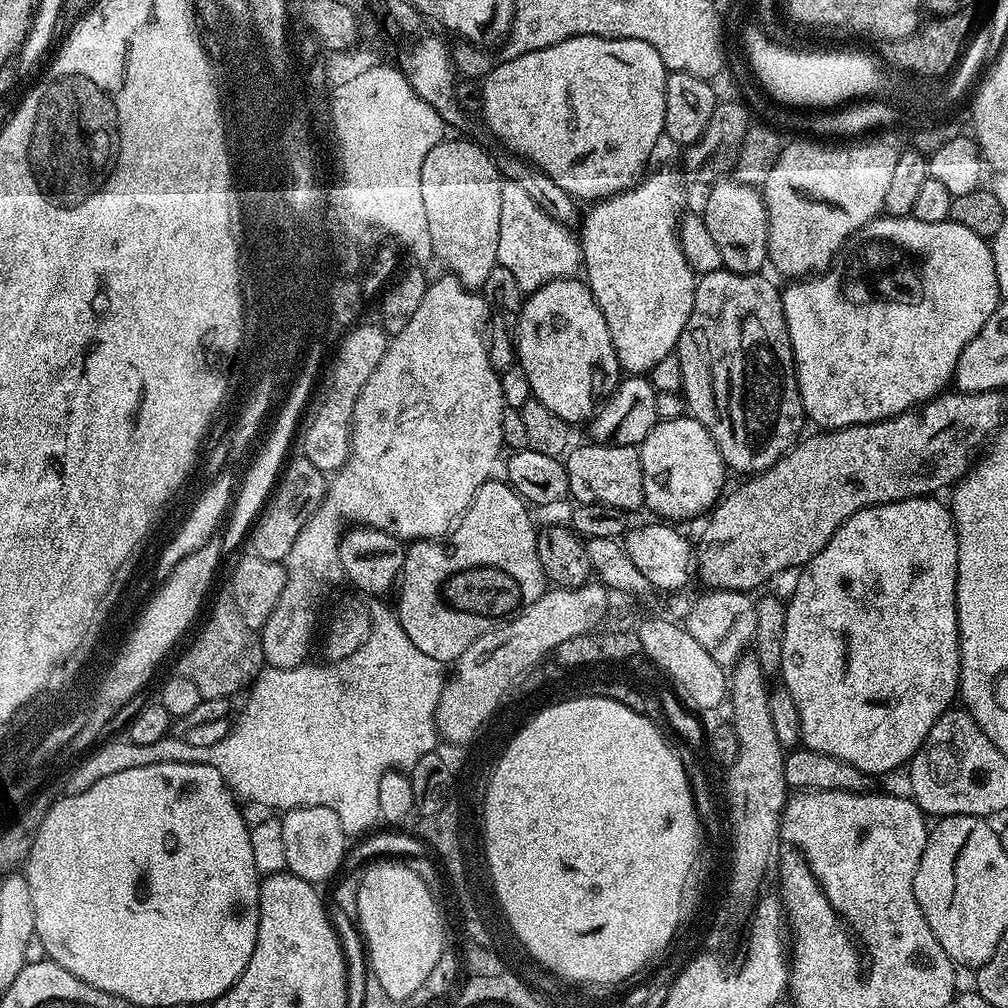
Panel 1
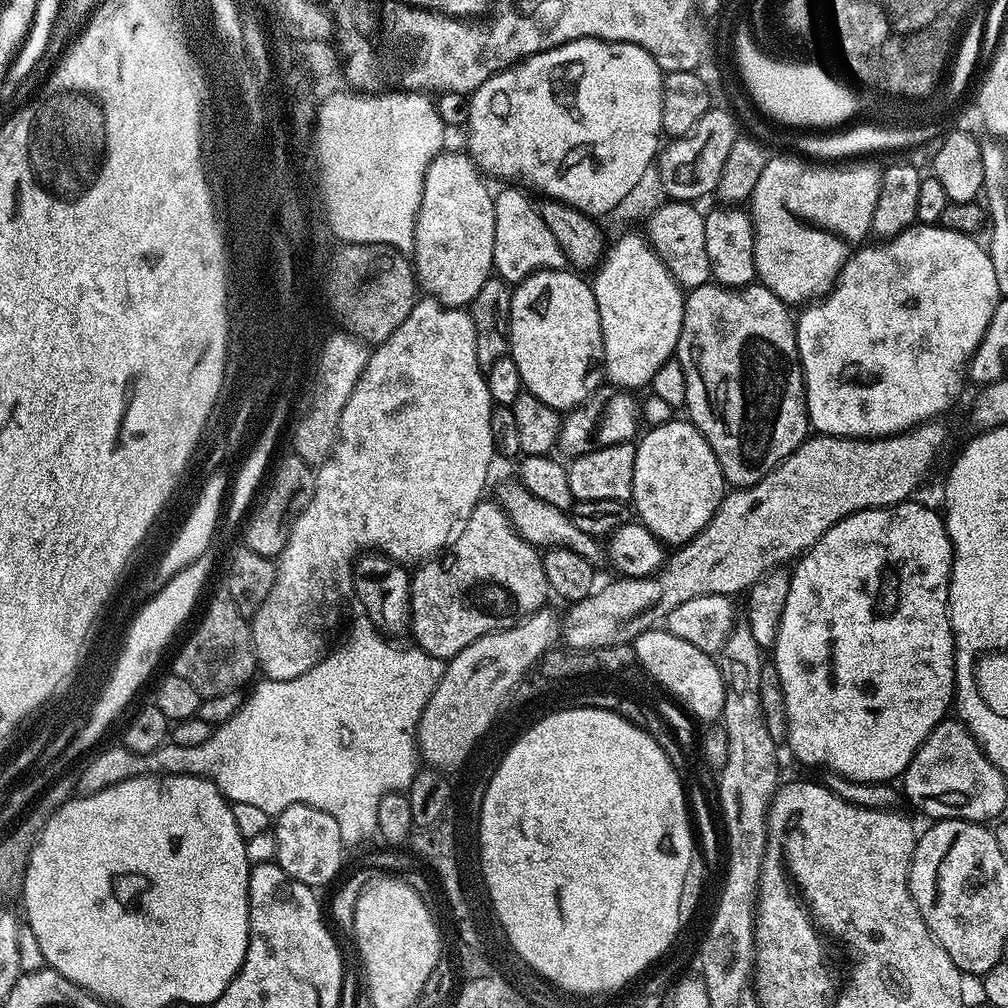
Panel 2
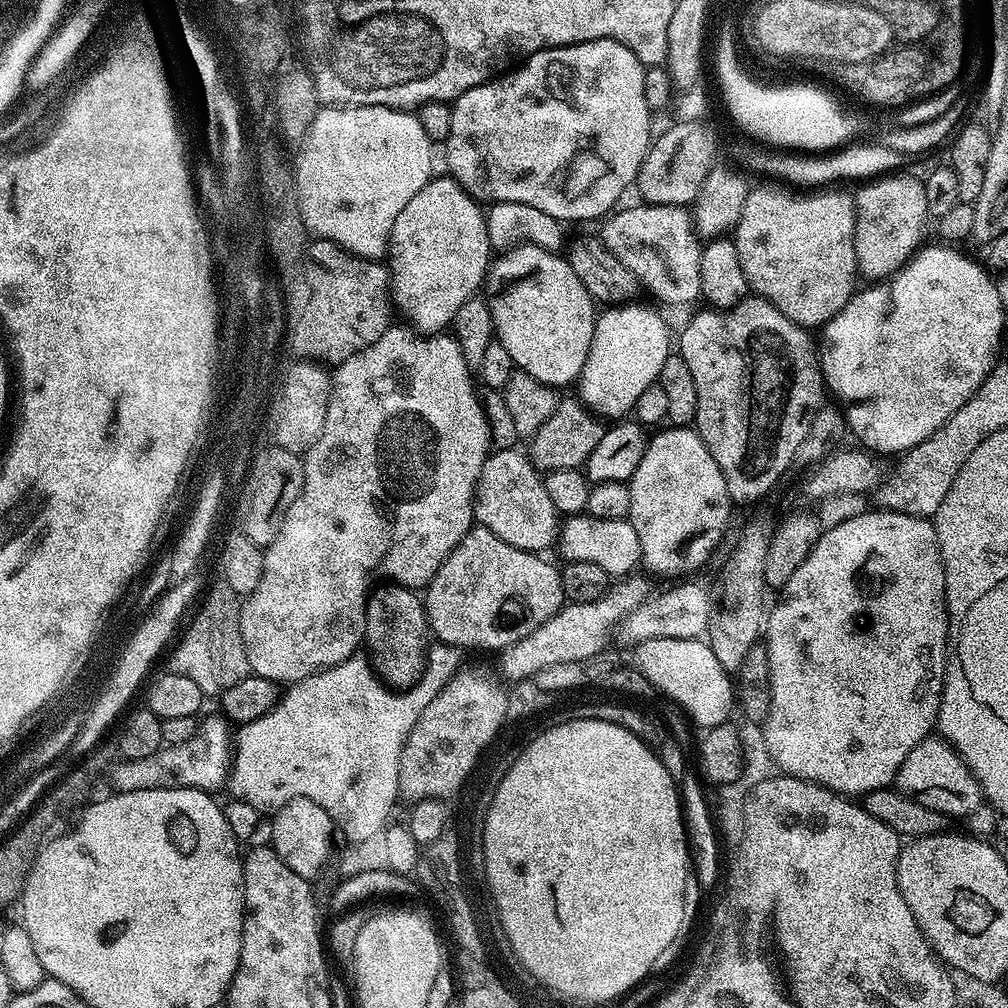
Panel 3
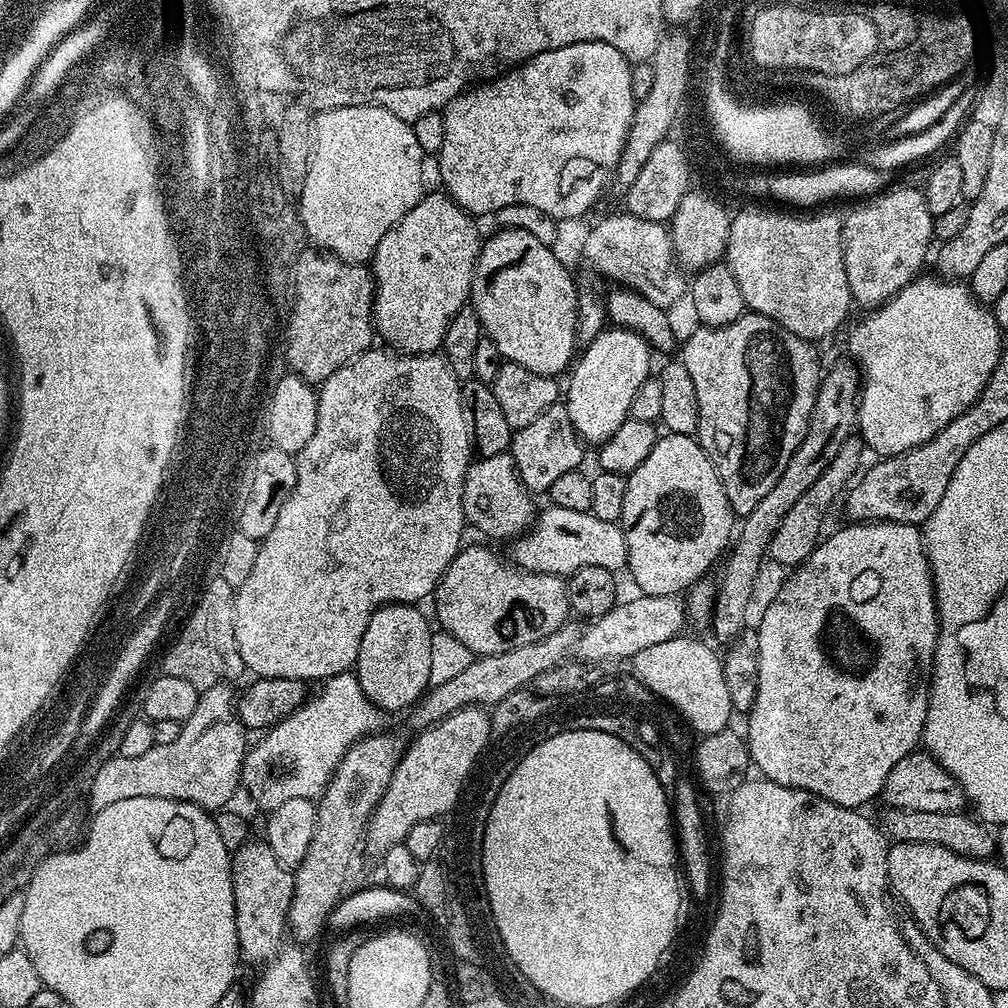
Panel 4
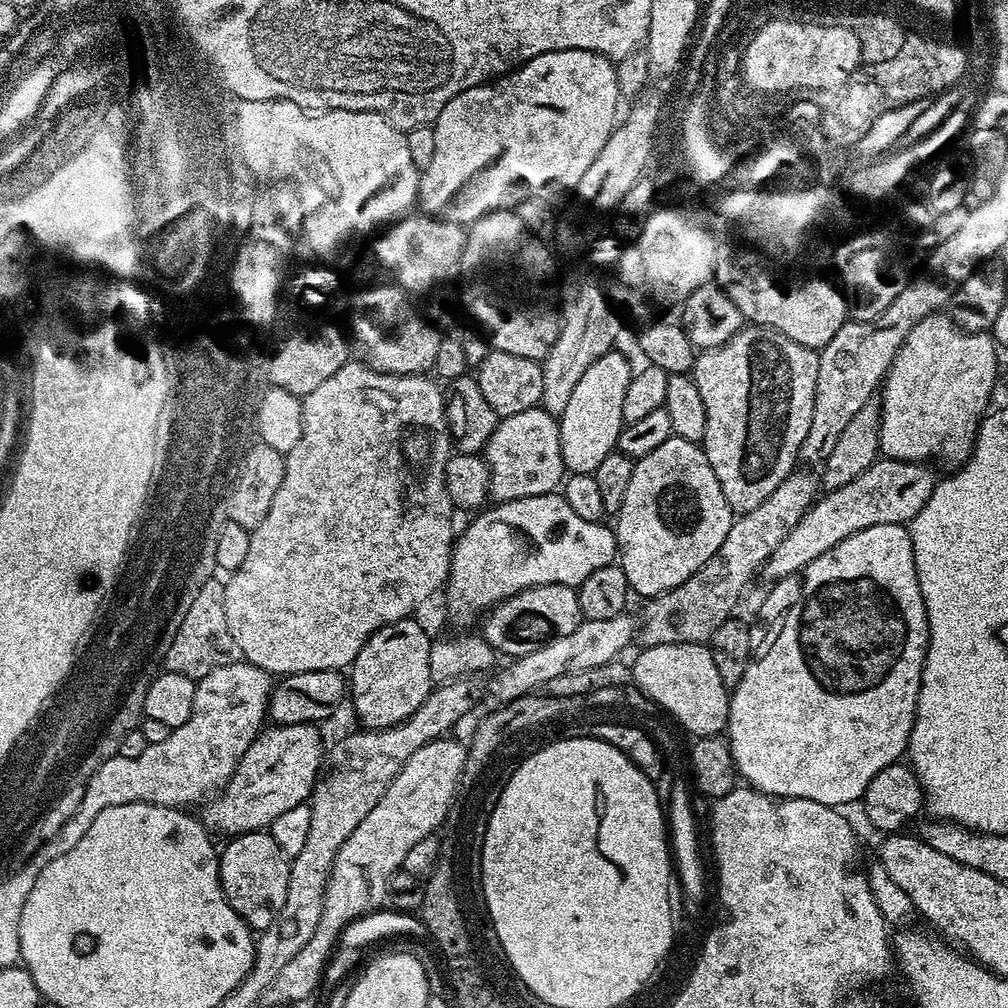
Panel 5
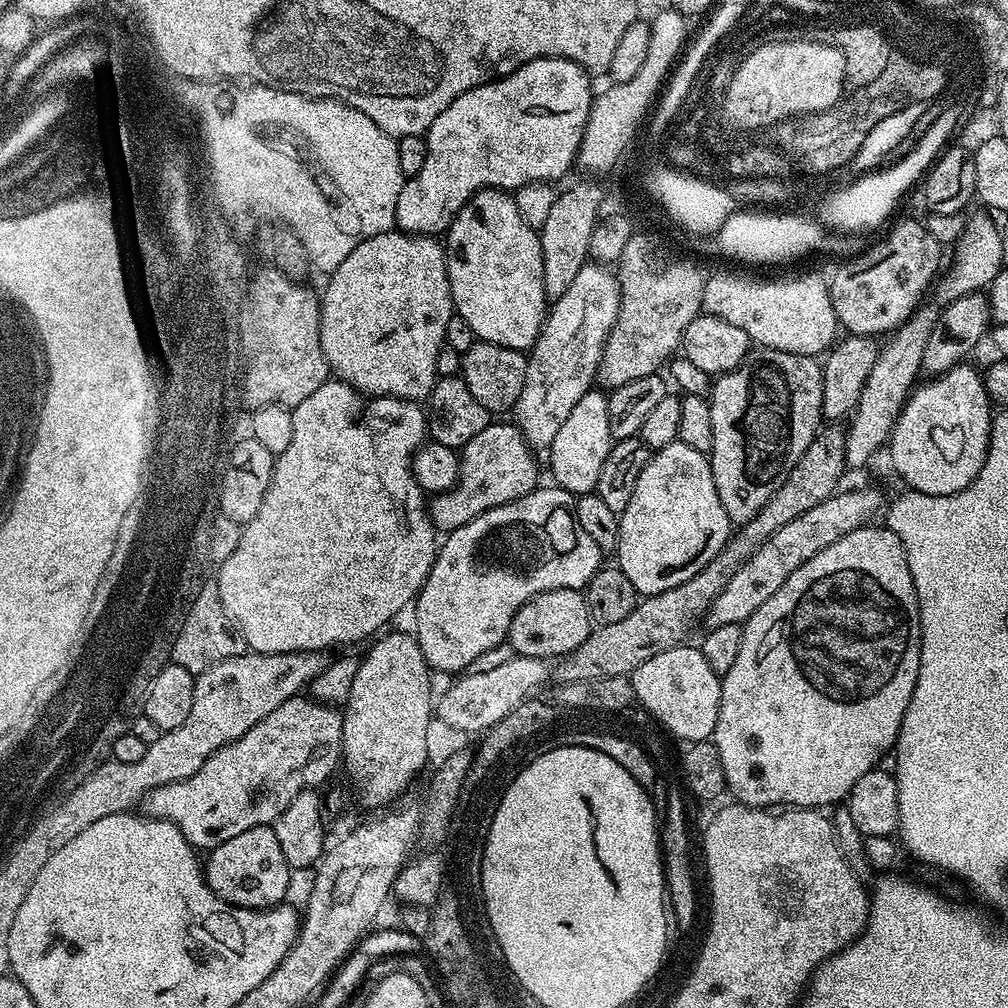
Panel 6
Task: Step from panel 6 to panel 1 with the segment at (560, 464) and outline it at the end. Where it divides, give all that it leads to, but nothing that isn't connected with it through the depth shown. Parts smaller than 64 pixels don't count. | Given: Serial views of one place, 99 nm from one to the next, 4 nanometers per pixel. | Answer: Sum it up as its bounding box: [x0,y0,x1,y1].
[578,168,698,374]

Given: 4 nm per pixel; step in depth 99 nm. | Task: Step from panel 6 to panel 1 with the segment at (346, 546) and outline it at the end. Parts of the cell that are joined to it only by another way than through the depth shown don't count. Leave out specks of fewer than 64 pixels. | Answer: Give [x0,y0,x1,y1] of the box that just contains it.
[259,275,506,668]

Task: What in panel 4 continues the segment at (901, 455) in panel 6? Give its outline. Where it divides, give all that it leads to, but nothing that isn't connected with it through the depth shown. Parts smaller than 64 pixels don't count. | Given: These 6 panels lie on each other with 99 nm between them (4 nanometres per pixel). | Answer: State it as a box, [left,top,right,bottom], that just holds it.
[848,275,1002,458]

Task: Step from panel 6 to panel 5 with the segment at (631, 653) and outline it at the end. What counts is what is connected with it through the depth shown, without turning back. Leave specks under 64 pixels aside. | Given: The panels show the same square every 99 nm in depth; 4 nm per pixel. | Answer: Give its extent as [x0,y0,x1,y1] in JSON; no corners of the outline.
[638,470,822,647]

